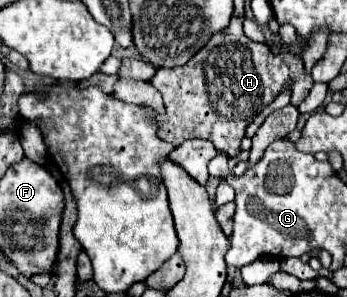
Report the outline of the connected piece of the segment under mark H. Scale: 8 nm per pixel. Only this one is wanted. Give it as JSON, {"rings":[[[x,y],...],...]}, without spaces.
{"rings":[[[232,17],[232,23],[224,31],[214,33],[210,37],[210,41],[186,65],[174,67],[174,69],[162,67],[156,71],[156,75],[150,83],[162,93],[164,103],[166,103],[166,111],[164,114],[152,111],[152,116],[155,116],[160,123],[158,133],[162,135],[164,141],[168,141],[172,145],[180,145],[182,141],[188,141],[194,137],[208,139],[214,143],[214,147],[218,151],[226,151],[230,157],[238,157],[246,127],[254,121],[254,117],[264,107],[268,107],[274,101],[274,97],[282,91],[287,81],[292,81],[290,102],[292,105],[298,107],[307,97],[314,84],[310,74],[304,71],[303,60],[294,53],[274,55],[266,43],[250,41],[242,31],[242,21],[244,21],[244,17]]]}

